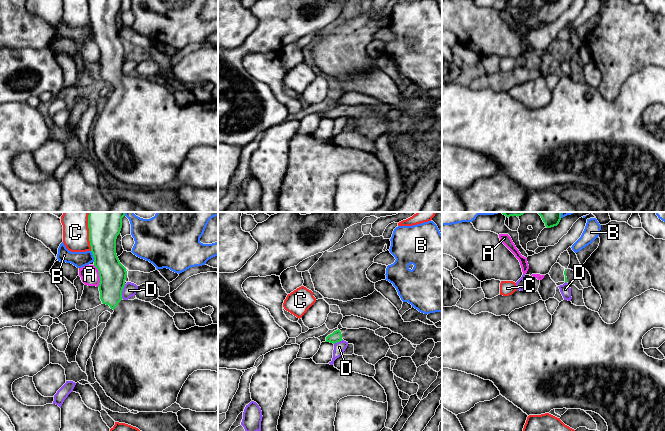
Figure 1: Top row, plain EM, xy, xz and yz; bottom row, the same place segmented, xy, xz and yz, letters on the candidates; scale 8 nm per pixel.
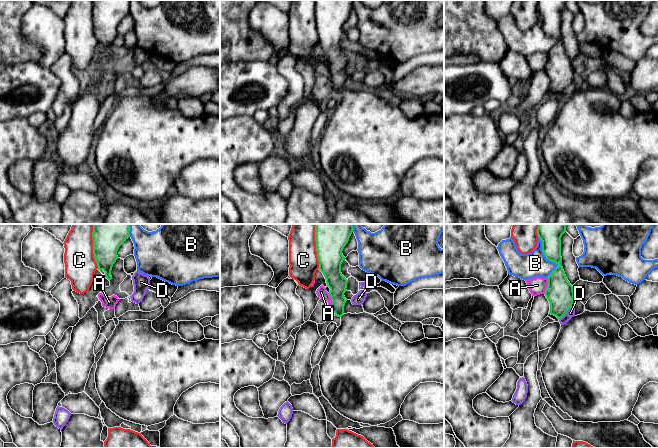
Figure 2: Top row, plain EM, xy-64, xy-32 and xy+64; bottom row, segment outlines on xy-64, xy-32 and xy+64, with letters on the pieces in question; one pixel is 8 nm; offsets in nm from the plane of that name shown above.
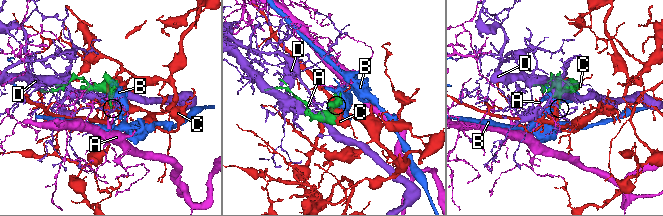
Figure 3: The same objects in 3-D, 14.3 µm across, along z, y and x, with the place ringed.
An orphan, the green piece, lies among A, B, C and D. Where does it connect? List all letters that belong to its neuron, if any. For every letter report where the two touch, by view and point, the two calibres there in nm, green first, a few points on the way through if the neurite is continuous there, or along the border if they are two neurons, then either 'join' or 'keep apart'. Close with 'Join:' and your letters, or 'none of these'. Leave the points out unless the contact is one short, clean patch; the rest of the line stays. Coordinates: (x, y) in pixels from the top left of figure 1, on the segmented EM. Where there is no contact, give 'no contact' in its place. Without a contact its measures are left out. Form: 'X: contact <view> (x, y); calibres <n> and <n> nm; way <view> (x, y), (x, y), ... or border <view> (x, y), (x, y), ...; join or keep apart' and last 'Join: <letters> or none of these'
A: contact xy (99, 276); calibres 220 and 150 nm; border xy (93, 265), (98, 271), (98, 286); keep apart
B: contact xy (93, 256); calibres 260 and 130 nm; keep apart
C: contact xy (89, 231); calibres 280 and 200 nm; keep apart
D: contact xy (122, 290); calibres 220 and 110 nm; keep apart
Join: none of these

